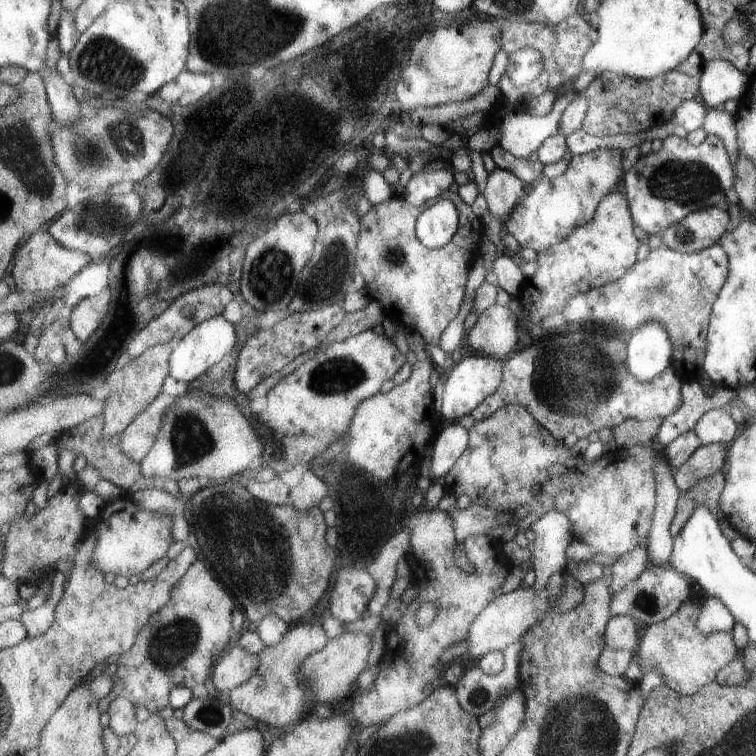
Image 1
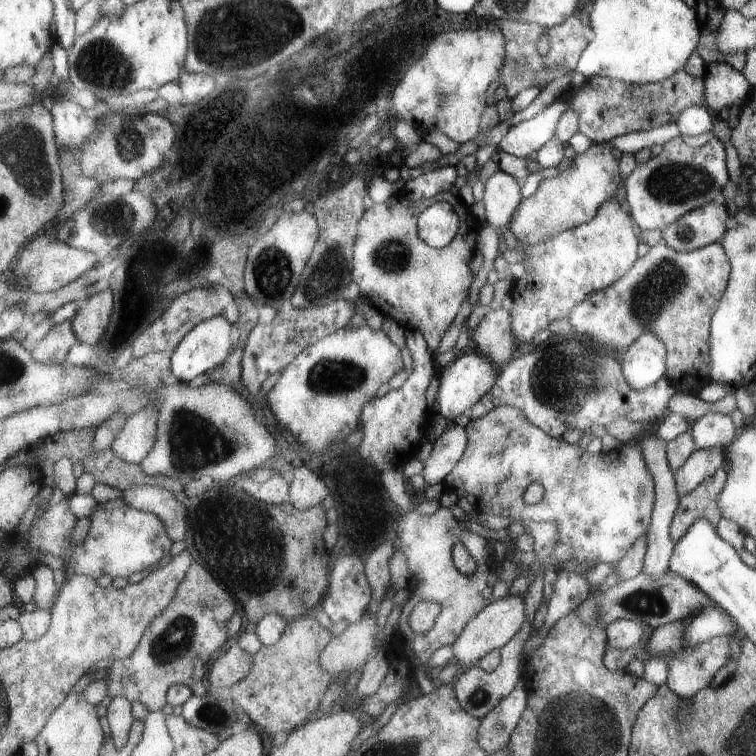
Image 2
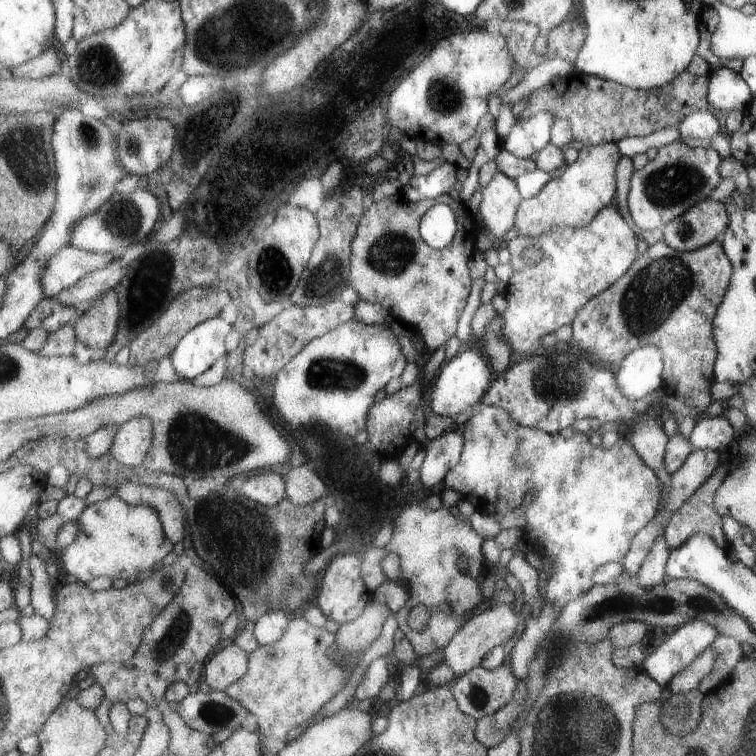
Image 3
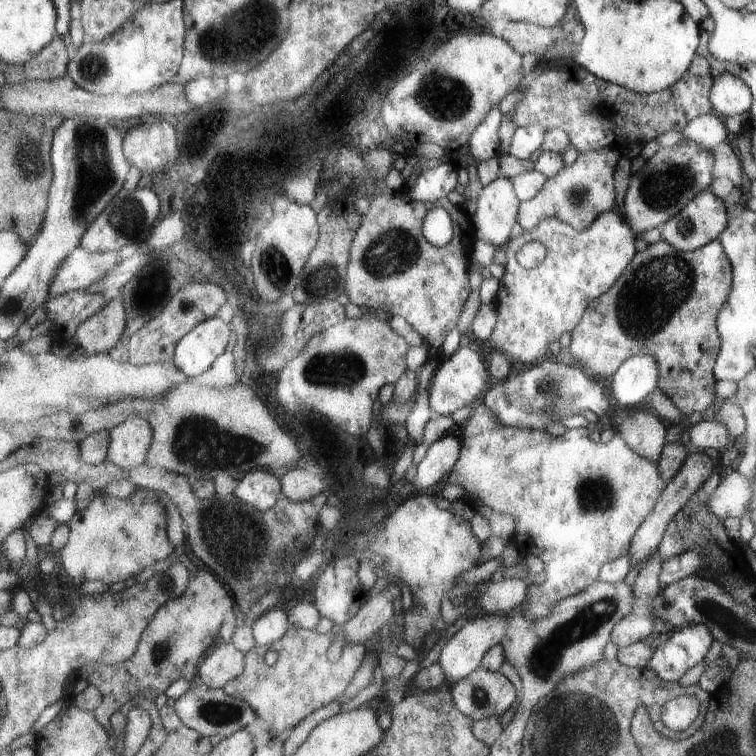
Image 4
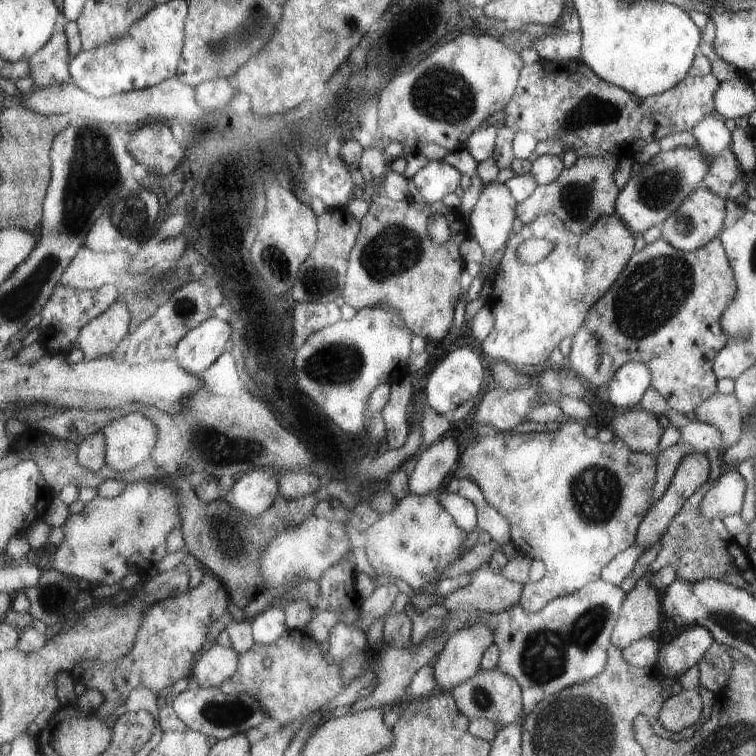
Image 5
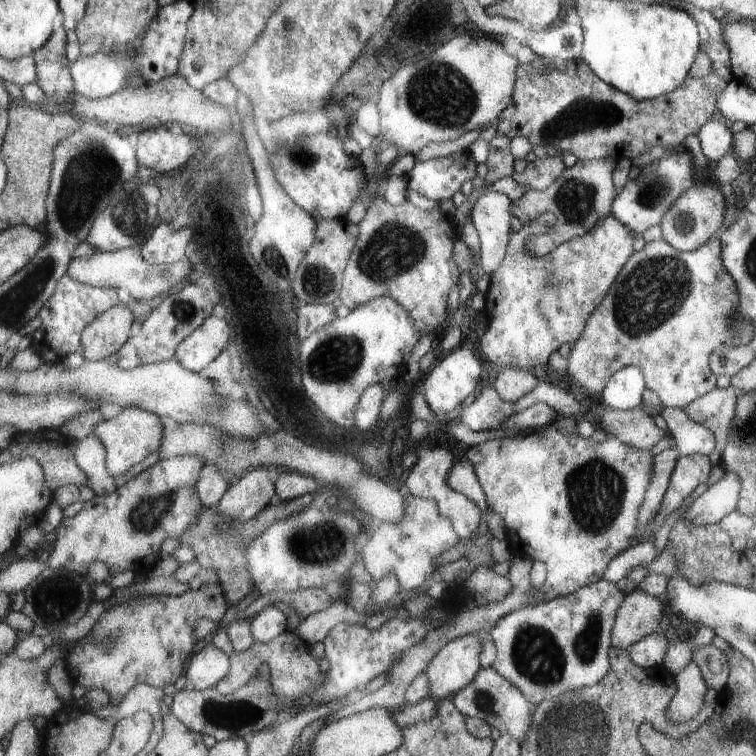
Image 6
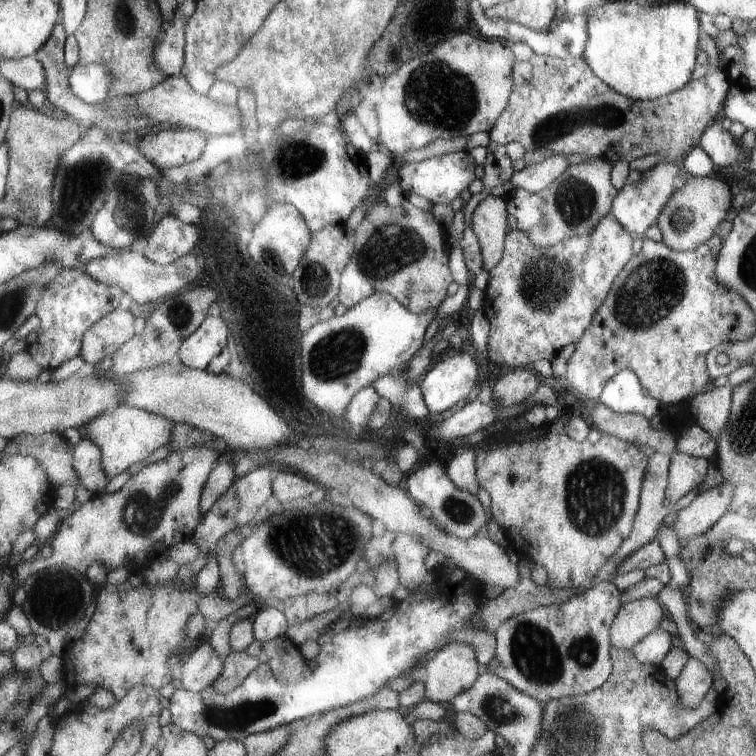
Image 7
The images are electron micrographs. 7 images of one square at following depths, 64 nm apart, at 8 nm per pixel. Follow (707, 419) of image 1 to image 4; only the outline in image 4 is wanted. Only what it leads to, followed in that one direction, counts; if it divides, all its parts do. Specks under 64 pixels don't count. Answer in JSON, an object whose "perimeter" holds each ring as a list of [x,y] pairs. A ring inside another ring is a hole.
{"perimeter":[[[699,420],[697,424],[689,426],[685,434],[693,448],[699,448],[699,452],[707,452],[711,456],[721,454],[729,442],[727,428],[715,420]]]}

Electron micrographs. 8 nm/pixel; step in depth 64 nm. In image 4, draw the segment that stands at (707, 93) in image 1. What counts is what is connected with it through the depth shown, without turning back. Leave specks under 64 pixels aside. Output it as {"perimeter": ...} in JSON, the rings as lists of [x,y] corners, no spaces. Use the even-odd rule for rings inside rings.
{"perimeter":[[[723,74],[719,78],[713,78],[709,102],[719,118],[725,120],[729,116],[741,116],[743,112],[749,112],[751,100],[753,98],[749,94],[749,88],[739,76]]]}

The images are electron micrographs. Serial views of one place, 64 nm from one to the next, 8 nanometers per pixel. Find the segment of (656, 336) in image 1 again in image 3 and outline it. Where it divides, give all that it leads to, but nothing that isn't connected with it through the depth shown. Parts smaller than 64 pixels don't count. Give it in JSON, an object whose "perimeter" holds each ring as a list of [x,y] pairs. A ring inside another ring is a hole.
{"perimeter":[[[645,346],[621,360],[615,370],[615,380],[619,384],[621,396],[637,402],[661,388],[661,372],[661,352],[655,346]]]}

